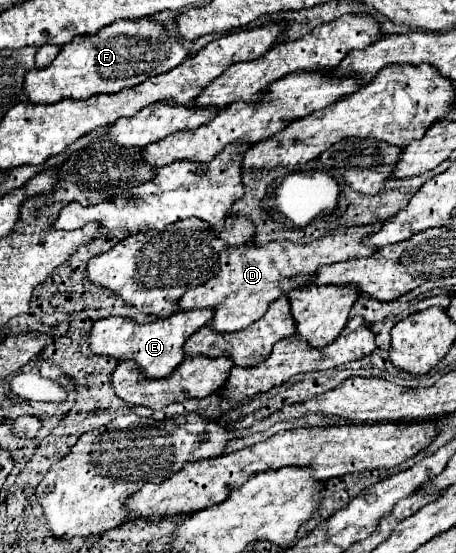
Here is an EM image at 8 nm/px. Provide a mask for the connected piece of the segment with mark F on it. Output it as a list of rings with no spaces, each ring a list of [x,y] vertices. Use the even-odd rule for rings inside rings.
[[[140,18],[140,20],[118,20],[108,24],[106,28],[98,30],[96,34],[80,34],[66,46],[62,46],[60,54],[54,62],[44,70],[30,70],[26,74],[26,94],[32,104],[56,104],[62,98],[90,98],[94,94],[116,94],[122,88],[134,88],[142,84],[146,78],[158,76],[180,64],[184,58],[190,56],[186,42],[180,36],[170,36],[170,32],[160,26],[154,18]]]

